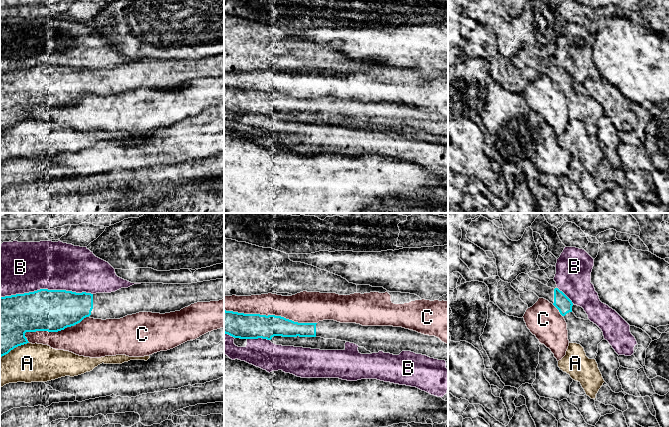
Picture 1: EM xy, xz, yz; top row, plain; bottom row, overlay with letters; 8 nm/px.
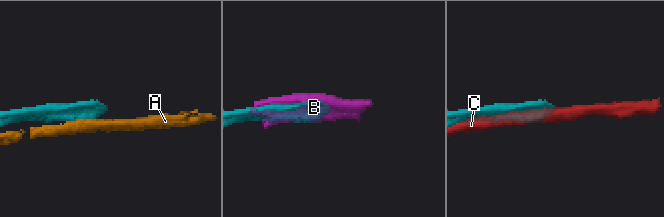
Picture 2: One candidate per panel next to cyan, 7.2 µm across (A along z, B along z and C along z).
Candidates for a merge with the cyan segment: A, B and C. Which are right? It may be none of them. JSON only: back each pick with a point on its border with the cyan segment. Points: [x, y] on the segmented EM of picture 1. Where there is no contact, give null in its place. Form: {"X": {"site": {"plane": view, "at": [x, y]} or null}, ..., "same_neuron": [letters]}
{"same_neuron": []}

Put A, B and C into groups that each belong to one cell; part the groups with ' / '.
A / B / C

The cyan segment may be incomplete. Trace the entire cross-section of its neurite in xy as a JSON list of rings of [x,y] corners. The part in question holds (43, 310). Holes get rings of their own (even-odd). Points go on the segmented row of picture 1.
[[[224,279],[191,284],[141,283],[111,293],[76,293],[40,289],[34,292],[0,297],[0,358],[14,348],[29,343],[26,332],[58,332],[80,323],[84,318],[120,319],[139,312],[170,313],[197,302],[224,299]]]

